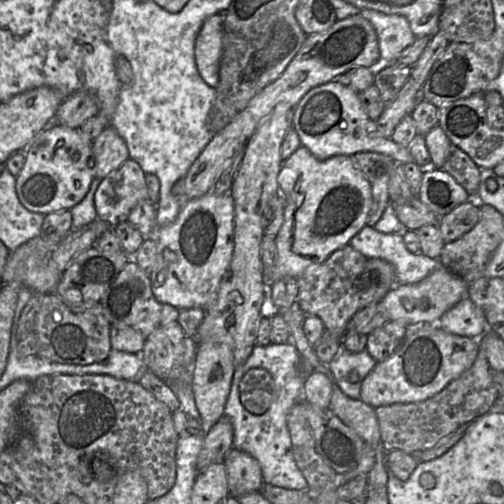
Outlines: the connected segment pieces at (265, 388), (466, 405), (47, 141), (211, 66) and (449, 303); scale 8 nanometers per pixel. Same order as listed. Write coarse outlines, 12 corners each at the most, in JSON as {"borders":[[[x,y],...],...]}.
{"borders":[[[263,368],[242,377],[240,401],[263,415],[274,400],[274,381]],[[486,351],[433,397],[375,408],[385,452],[418,458],[498,398]],[[57,125],[31,141],[16,176],[20,202],[70,210],[94,179],[93,139]],[[205,19],[195,41],[198,72],[216,88],[223,20]],[[442,266],[395,285],[380,302],[390,321],[436,325],[467,296]]]}

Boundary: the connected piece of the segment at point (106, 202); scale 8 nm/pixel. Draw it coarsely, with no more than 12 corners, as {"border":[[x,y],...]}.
{"border":[[130,158],[95,192],[98,219],[111,228],[149,199]]}

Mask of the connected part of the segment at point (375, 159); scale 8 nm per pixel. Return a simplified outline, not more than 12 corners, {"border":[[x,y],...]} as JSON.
{"border":[[377,152],[352,158],[371,185],[366,226],[374,227],[390,203],[388,183],[399,163]]}

